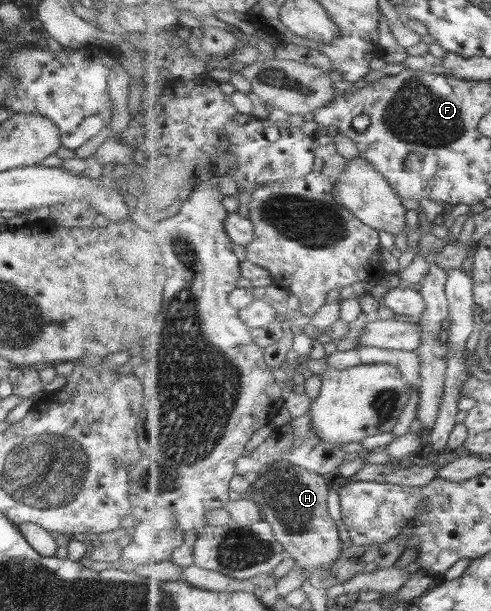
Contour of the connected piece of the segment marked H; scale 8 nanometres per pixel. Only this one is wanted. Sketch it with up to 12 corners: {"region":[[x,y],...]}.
{"region":[[268,464],[247,497],[295,568],[340,558],[333,479]]}

